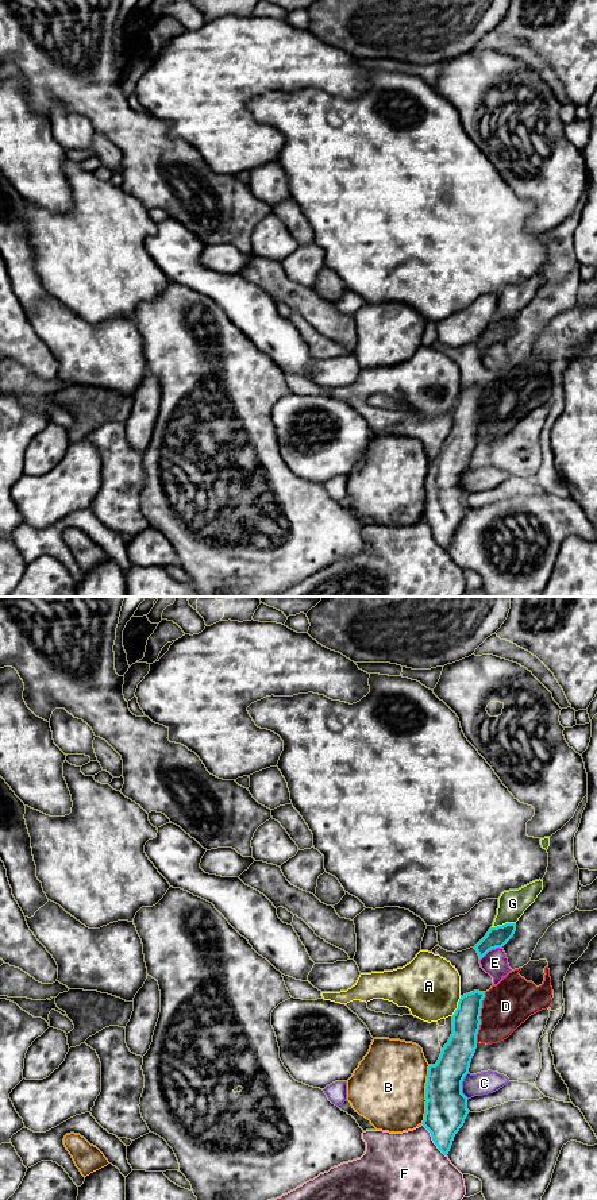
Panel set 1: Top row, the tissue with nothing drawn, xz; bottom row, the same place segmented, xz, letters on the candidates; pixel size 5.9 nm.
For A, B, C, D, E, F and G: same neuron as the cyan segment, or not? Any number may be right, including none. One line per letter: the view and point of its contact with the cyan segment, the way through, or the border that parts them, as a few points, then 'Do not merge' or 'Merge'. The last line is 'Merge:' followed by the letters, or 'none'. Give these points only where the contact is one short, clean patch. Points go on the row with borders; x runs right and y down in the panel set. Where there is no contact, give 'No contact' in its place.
A: Touches cyan at xz (458, 1006). Do not merge
B: Touches cyan at xz (426, 1095). Boundary: xz (430, 1065), (426, 1083), (426, 1112), (422, 1123). Do not merge
C: Touches cyan at xz (461, 1085). Boundary: xz (468, 1072), (462, 1081), (462, 1094), (466, 1099). Do not merge
D: Touches cyan at xz (478, 1018). Do not merge
E: Touches cyan at xz (490, 949). Do not merge
F: Touches cyan at xz (432, 1139). Do not merge
G: Touches cyan at xz (503, 925). Do not merge
Merge: none

